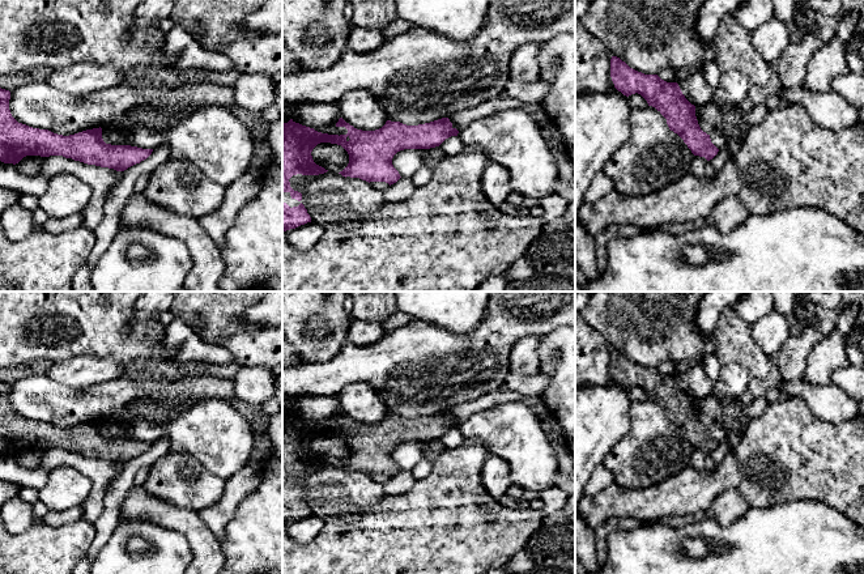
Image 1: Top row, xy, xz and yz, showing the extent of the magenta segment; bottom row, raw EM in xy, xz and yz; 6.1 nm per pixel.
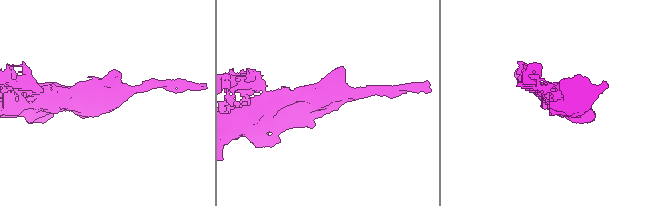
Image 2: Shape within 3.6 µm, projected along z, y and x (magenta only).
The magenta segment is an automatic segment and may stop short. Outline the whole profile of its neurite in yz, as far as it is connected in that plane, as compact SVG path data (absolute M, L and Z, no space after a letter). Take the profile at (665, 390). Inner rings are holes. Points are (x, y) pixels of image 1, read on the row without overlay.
M617 349L610 352L610 370L614 380L623 388L640 387L665 412L671 424L677 426L694 448L712 452L719 442L703 425L695 409L695 399L682 387L677 375L667 375L657 367L644 367L630 361Z

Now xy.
M0 380L0 454L18 456L26 448L63 448L88 458L124 464L128 460L146 452L153 442L142 442L131 438L111 438L102 431L102 421L86 422L75 428L63 429L48 422L33 421L18 416L9 403L10 384Z

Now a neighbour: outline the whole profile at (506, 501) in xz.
M507 494L501 497L498 499L499 503L502 503L506 507L515 509L515 510L527 510L529 509L529 502L525 499L512 499Z

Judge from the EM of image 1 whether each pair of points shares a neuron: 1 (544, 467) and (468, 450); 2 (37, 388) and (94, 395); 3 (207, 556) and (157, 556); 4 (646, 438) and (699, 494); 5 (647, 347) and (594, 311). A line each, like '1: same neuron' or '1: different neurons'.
1: different neurons
2: same neuron
3: different neurons
4: different neurons
5: same neuron

